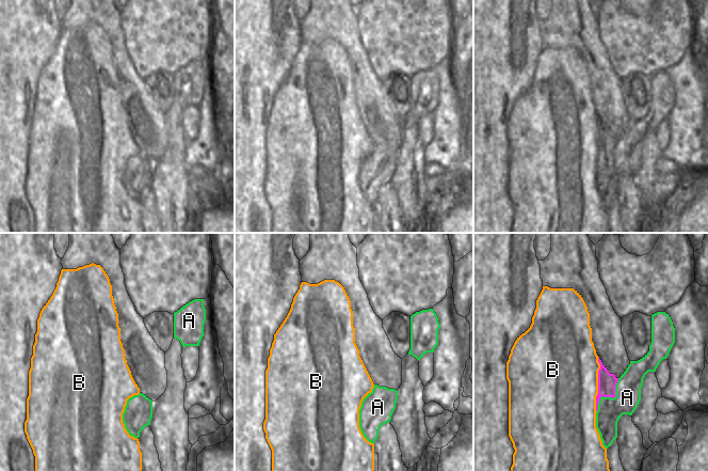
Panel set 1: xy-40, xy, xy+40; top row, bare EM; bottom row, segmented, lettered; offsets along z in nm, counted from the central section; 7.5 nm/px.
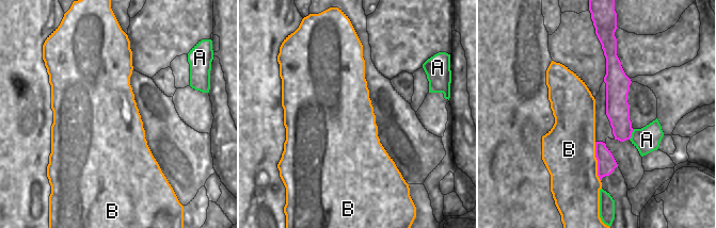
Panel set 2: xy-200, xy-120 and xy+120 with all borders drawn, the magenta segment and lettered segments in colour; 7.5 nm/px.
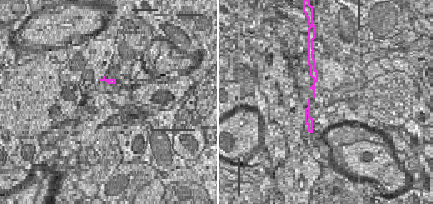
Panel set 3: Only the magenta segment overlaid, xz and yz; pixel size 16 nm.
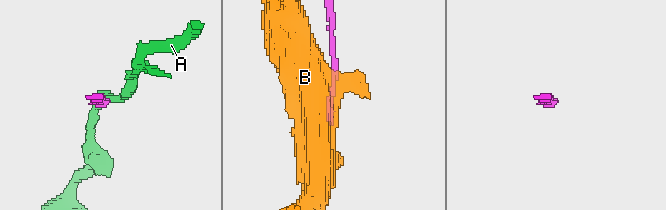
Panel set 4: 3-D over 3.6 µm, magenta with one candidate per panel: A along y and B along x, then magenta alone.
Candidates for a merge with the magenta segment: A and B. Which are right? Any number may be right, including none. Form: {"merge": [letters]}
{"merge": []}

